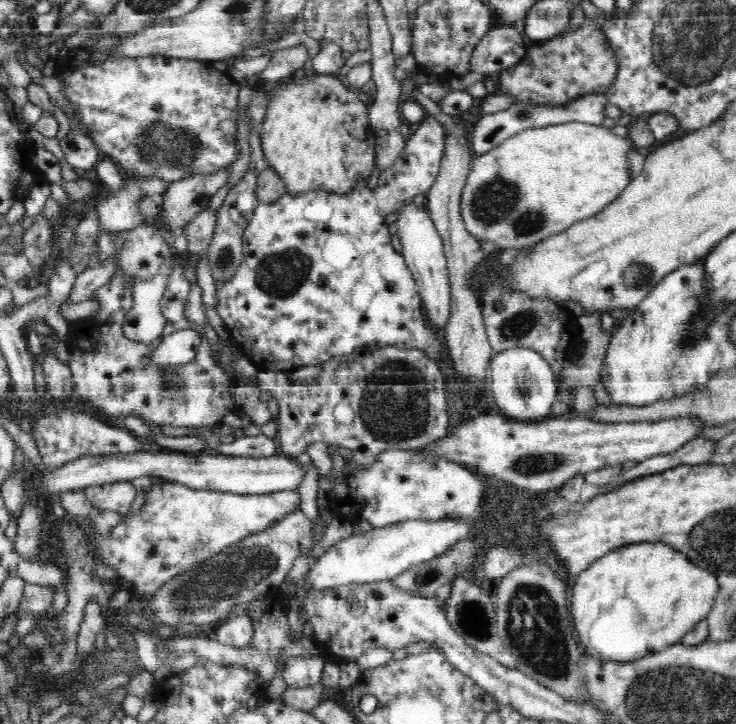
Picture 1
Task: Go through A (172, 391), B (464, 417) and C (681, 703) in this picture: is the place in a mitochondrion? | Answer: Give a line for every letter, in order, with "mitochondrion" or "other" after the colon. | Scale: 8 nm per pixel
A: mitochondrion
B: other
C: mitochondrion

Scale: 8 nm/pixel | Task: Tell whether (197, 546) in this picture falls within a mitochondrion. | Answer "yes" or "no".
yes

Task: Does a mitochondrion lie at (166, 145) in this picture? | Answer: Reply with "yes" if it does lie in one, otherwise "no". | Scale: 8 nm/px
yes

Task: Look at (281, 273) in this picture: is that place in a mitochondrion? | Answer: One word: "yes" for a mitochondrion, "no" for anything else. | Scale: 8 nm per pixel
yes

